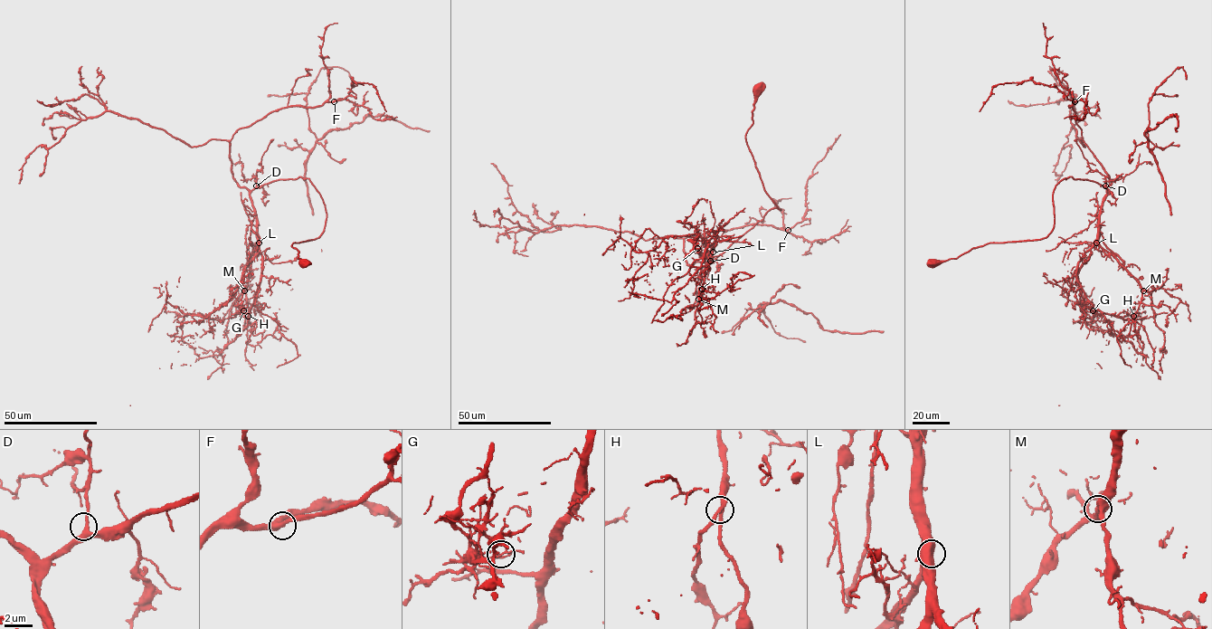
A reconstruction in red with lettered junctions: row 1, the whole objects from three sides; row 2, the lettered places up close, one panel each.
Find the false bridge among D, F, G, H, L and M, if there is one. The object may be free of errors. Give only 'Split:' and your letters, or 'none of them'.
Split: G

